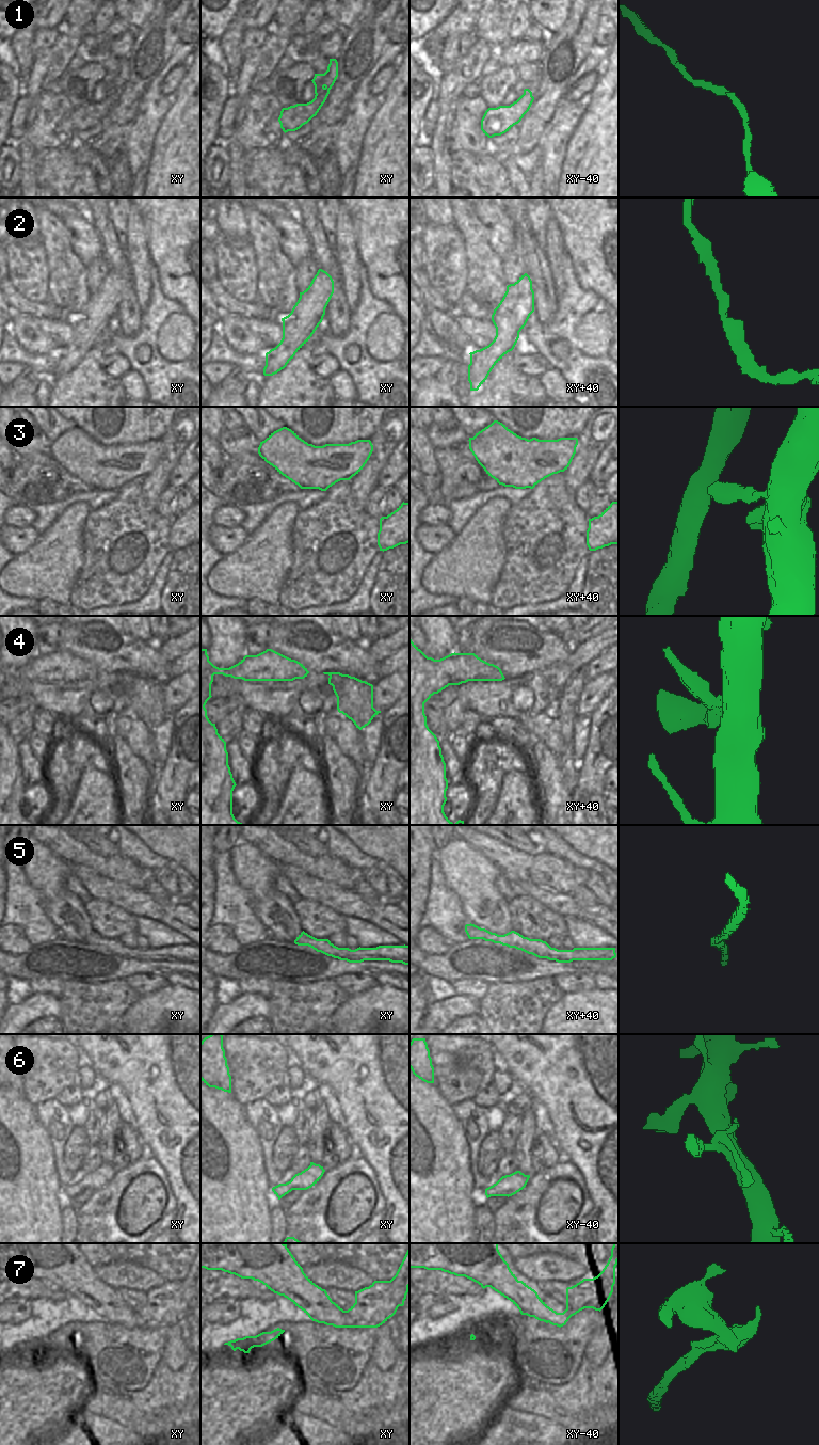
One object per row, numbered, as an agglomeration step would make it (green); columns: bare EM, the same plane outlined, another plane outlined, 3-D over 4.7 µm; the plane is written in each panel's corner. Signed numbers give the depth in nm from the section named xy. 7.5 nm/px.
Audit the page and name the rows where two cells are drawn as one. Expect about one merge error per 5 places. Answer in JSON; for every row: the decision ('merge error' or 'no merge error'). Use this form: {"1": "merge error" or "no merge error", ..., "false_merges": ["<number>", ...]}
{"1": "no merge error", "2": "no merge error", "3": "merge error", "4": "no merge error", "5": "no merge error", "6": "no merge error", "7": "merge error", "false_merges": ["3", "7"]}

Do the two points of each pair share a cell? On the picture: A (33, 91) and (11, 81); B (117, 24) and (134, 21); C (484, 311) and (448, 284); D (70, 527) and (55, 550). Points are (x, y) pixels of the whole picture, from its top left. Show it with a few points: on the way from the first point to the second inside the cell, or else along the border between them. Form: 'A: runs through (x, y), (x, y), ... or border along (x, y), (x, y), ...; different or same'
A: border along (21, 80), (22, 94); different
B: border along (116, 17), (129, 28); different
C: border along (465, 289), (456, 304); different
D: runs through (66, 533), (61, 544); same

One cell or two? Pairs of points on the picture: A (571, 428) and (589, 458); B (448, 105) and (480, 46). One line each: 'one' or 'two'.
A: two
B: one

